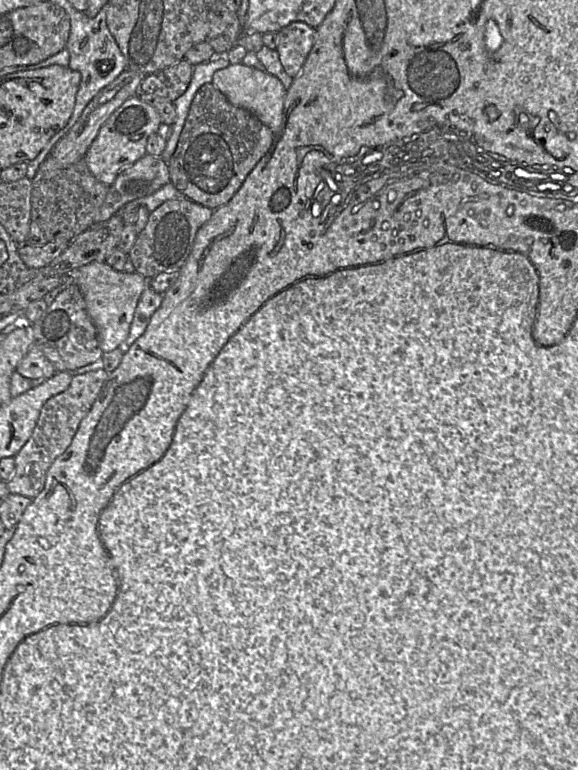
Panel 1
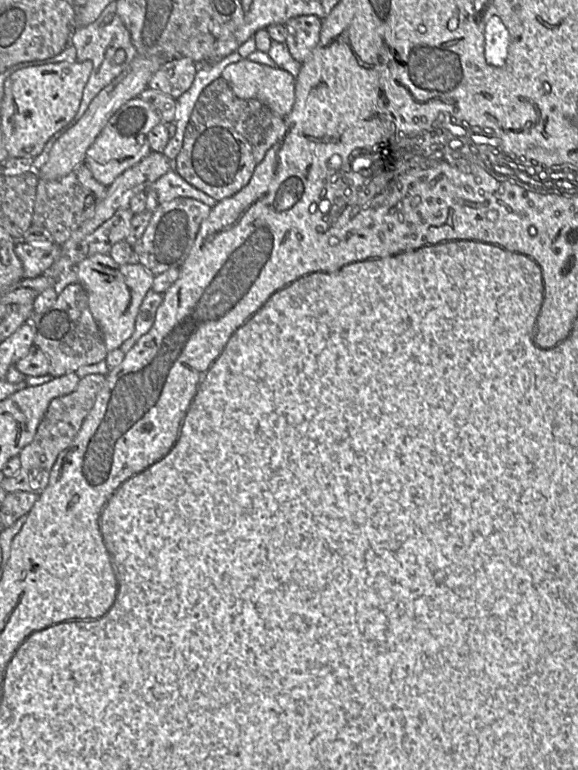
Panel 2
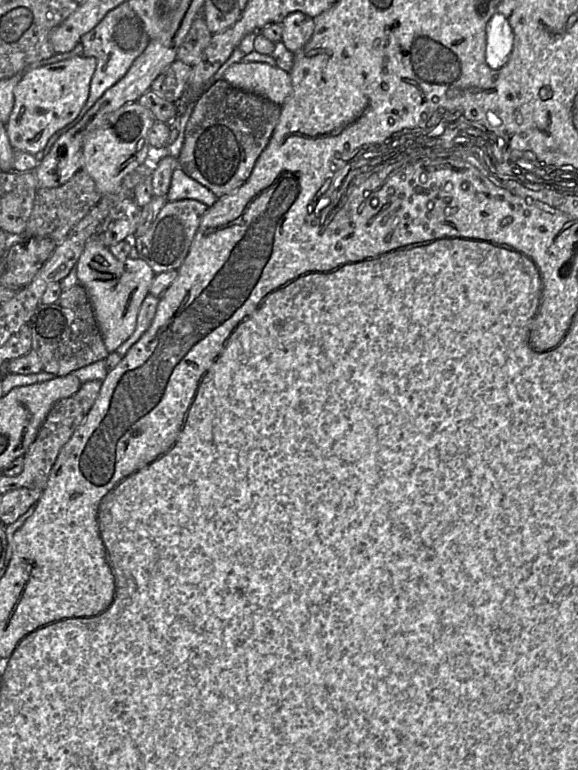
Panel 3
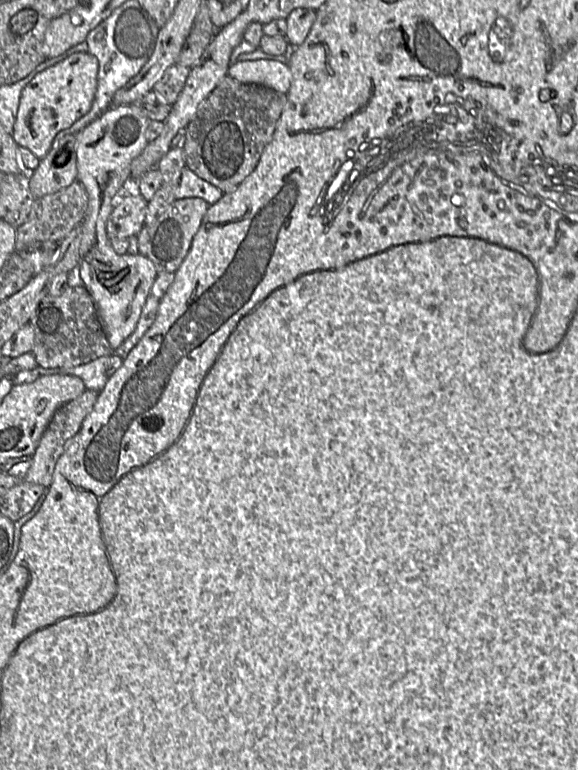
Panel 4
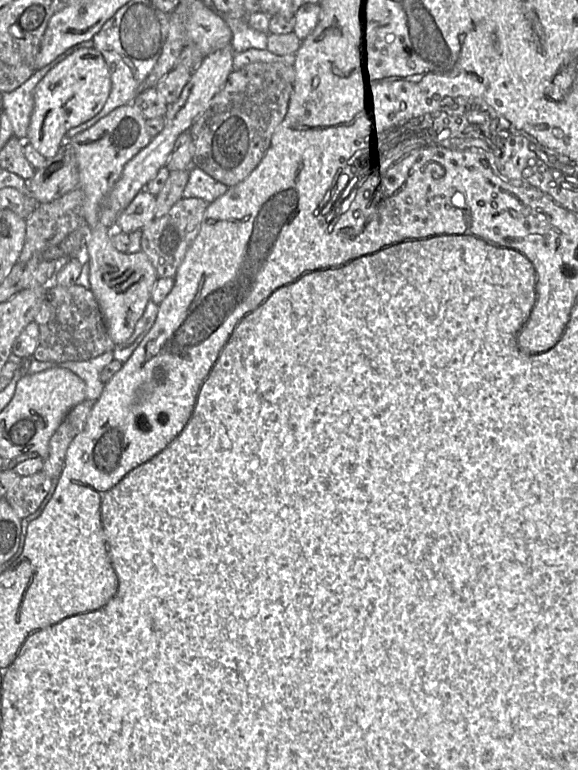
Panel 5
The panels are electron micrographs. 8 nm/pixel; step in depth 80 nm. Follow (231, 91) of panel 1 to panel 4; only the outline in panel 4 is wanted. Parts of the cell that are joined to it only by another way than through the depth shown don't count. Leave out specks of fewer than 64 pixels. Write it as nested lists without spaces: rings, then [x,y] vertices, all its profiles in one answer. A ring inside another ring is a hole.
[[[271,60],[236,61],[230,65],[227,76],[241,82],[258,84],[287,94],[292,74],[287,64]]]

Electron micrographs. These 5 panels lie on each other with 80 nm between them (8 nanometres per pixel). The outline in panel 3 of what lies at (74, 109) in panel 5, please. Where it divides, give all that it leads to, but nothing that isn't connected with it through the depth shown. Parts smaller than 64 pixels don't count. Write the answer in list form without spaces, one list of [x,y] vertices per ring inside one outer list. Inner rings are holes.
[[[76,56],[28,71],[14,88],[14,107],[6,132],[15,151],[39,157],[49,138],[72,122],[85,105],[97,61],[93,57]]]

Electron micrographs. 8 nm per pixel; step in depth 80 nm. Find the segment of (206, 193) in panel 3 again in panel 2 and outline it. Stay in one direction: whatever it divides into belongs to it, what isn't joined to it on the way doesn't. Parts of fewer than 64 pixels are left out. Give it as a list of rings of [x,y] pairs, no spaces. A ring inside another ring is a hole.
[[[174,169],[169,170],[149,187],[156,192],[159,204],[178,197],[193,198],[211,208],[217,203],[215,199],[186,182]]]

